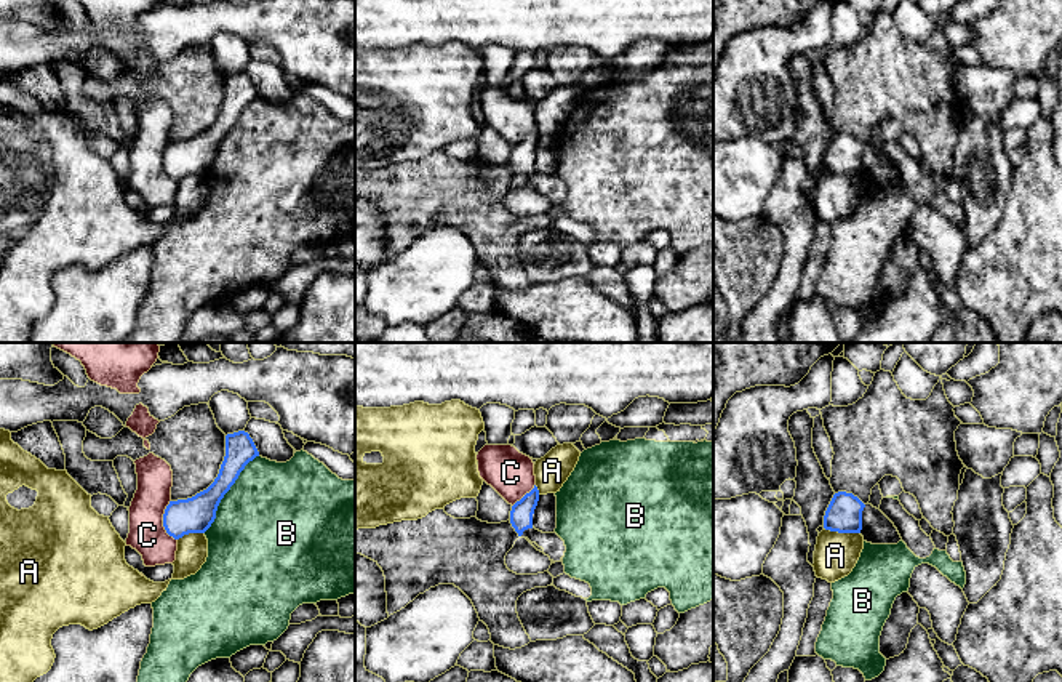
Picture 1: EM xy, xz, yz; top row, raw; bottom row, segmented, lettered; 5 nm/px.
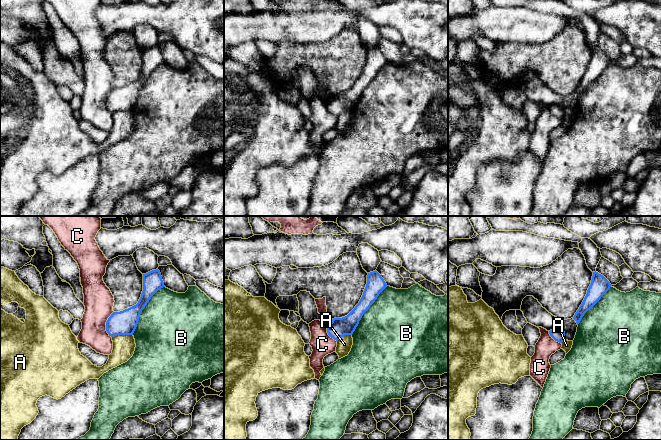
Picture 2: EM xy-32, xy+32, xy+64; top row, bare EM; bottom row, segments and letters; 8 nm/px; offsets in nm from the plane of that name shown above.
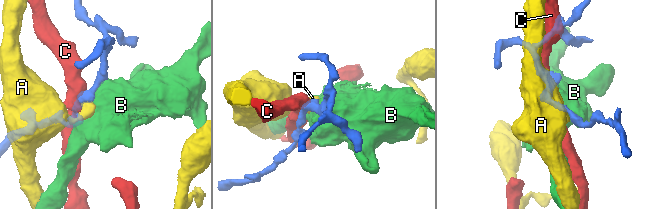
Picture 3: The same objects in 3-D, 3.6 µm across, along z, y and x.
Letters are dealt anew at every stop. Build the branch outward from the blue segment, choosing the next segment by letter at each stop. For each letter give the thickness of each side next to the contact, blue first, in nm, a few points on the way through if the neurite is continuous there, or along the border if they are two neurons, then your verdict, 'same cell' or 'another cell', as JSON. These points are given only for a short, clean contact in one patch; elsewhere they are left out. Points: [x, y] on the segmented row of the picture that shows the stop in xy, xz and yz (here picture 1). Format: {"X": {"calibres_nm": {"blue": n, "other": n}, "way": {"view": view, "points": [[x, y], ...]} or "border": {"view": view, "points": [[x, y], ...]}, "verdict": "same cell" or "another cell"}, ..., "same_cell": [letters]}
{"A": {"calibres_nm": {"blue": 180, "other": 220}, "border": {"view": "yz", "points": [[824, 527], [834, 532], [859, 533]]}, "verdict": "another cell"}, "B": {"calibres_nm": {"blue": 180, "other": 500}, "border": {"view": "xy", "points": [[258, 455], [245, 466], [224, 495], [215, 521], [203, 532]]}, "verdict": "another cell"}, "C": {"calibres_nm": {"blue": 180, "other": 190}, "border": {"view": "xy", "points": [[170, 500], [163, 514], [163, 529], [176, 540]]}, "verdict": "another cell"}, "same_cell": []}

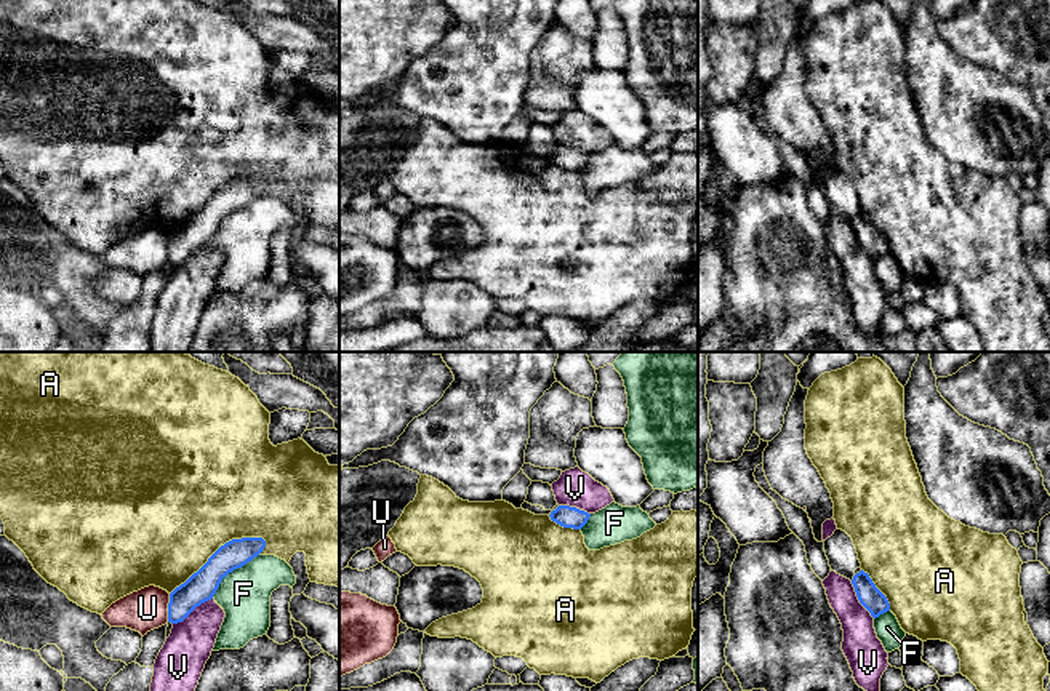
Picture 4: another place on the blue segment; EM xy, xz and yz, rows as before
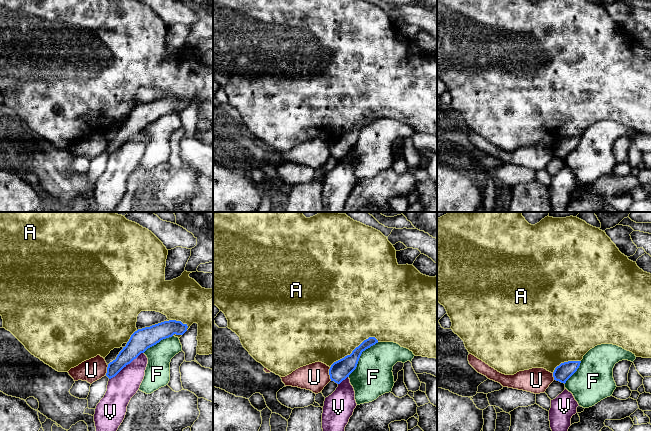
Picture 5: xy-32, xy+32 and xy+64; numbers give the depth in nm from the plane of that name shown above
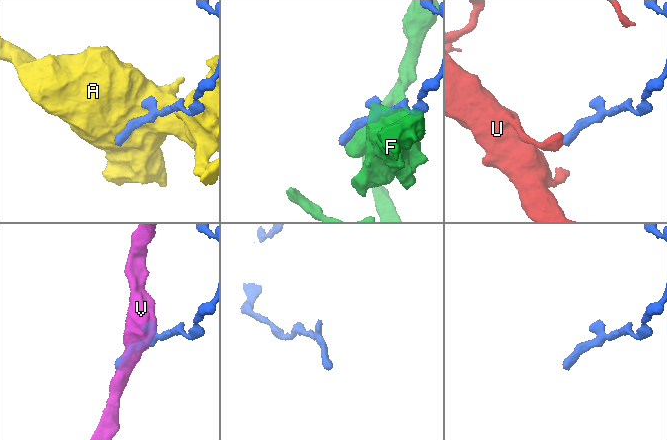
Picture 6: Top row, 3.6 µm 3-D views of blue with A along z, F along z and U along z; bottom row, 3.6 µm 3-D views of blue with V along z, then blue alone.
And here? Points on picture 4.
{"A": {"calibres_nm": {"blue": 150, "other": 500}, "verdict": "another cell"}, "F": {"calibres_nm": {"blue": 150, "other": 260}, "verdict": "another cell"}, "U": {"calibres_nm": {"blue": 150, "other": 200}, "border": {"view": "xy", "points": [[170, 594], [167, 621]]}, "verdict": "another cell"}, "V": {"calibres_nm": {"blue": 150, "other": 240}, "verdict": "another cell"}, "same_cell": []}

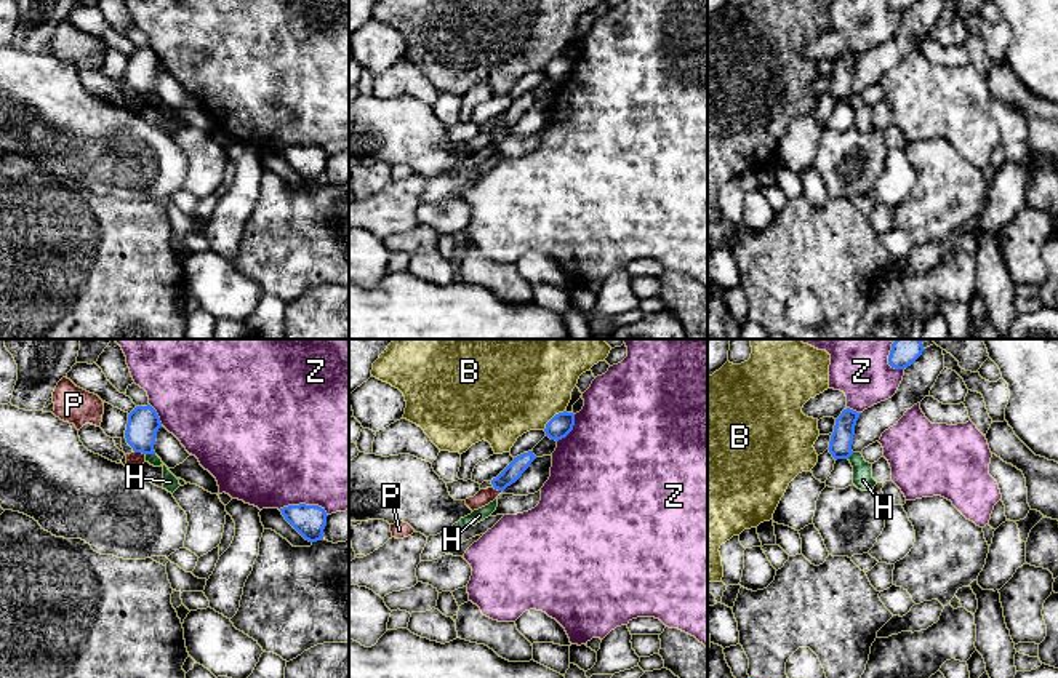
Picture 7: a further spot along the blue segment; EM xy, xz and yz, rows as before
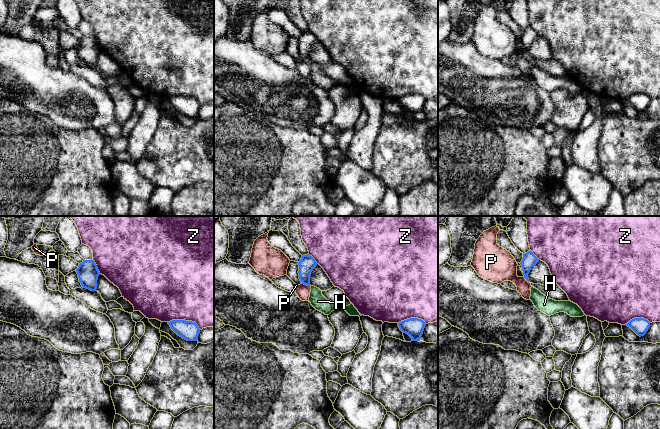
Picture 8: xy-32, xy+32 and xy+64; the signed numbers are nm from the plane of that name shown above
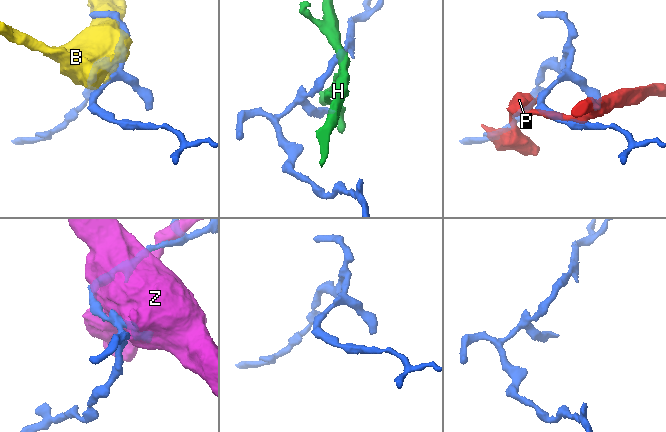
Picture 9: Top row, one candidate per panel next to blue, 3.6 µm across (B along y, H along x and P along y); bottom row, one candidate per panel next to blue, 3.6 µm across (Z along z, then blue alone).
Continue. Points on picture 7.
{"B": {"calibres_nm": {"blue": 110, "other": 500}, "verdict": "another cell"}, "H": {"calibres_nm": {"blue": 160, "other": 80}, "border": {"view": "xy", "points": [[146, 453], [154, 454]]}, "verdict": "another cell"}, "P": {"calibres_nm": {"blue": 160, "other": 90}, "verdict": "another cell"}, "Z": {"calibres_nm": {"blue": 160, "other": 500}, "verdict": "another cell"}, "same_cell": []}

